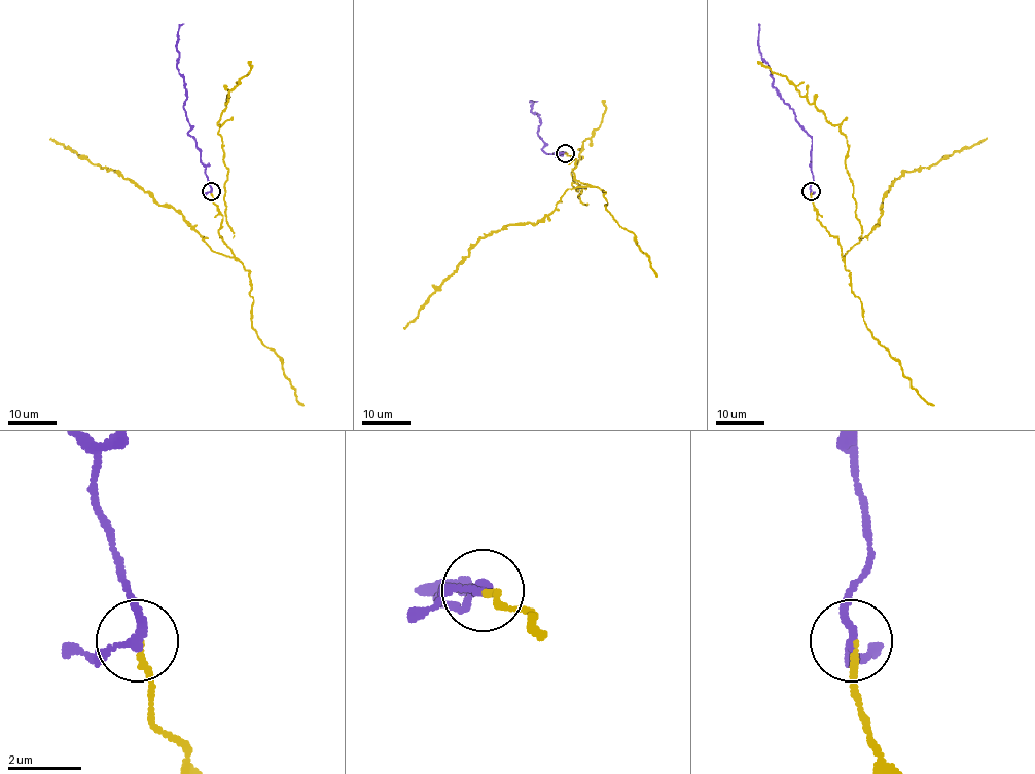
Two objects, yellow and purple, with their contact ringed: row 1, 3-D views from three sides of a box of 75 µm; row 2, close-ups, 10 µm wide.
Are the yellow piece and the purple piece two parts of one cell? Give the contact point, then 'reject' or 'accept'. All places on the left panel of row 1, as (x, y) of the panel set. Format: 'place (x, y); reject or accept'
place (211, 191); accept

